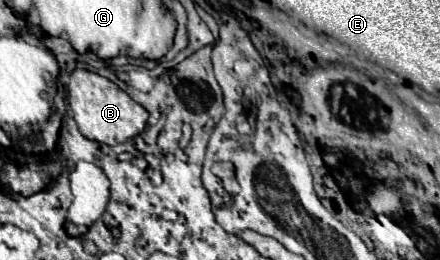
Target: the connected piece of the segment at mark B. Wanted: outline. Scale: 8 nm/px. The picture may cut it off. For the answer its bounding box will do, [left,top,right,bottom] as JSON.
[67,70,149,146]

